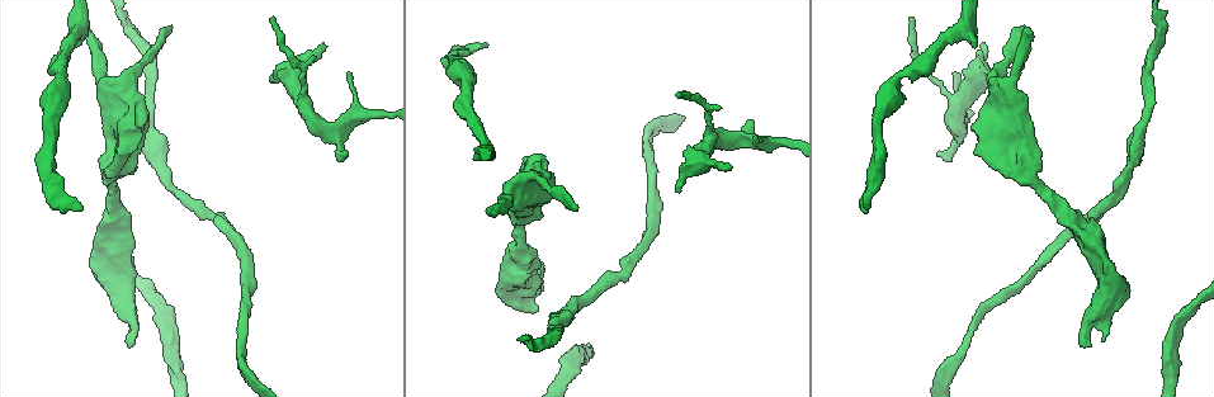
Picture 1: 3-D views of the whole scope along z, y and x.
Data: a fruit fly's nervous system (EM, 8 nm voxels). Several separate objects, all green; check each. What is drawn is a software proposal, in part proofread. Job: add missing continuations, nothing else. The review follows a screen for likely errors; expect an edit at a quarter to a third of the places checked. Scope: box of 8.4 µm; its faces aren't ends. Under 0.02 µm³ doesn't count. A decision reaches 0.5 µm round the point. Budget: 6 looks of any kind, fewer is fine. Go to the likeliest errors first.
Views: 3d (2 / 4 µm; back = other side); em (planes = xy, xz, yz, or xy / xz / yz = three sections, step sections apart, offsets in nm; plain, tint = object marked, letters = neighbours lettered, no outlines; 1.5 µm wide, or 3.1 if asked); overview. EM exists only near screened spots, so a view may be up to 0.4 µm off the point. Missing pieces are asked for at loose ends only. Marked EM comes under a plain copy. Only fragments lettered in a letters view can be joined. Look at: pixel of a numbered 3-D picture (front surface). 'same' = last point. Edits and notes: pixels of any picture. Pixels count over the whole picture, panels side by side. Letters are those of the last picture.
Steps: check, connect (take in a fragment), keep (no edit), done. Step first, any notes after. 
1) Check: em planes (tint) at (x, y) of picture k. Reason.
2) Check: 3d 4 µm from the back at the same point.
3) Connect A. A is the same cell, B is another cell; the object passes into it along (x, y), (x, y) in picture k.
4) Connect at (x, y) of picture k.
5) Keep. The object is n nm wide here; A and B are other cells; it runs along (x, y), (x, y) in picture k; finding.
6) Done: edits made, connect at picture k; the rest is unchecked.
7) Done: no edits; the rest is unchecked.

Check: 3d 4 µm at (78, 208) of picture 1. End of a long branch.

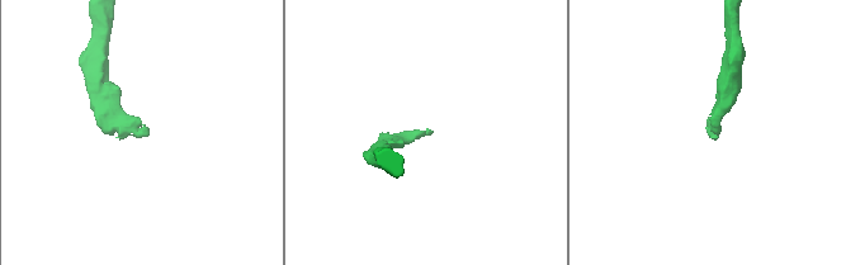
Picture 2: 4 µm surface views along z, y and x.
Check: em planes (letters) at (709, 131) of picture 2.

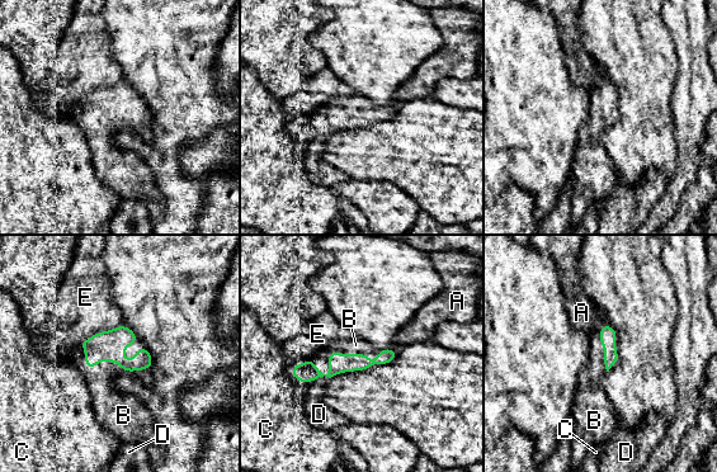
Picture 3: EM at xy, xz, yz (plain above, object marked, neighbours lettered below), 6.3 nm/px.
Connect B. B is the same cell, A, C, D and E are other cells; the cell continues.

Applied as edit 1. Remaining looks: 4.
Check: em planes (letters) at (168, 29) of picture 1. An open end.

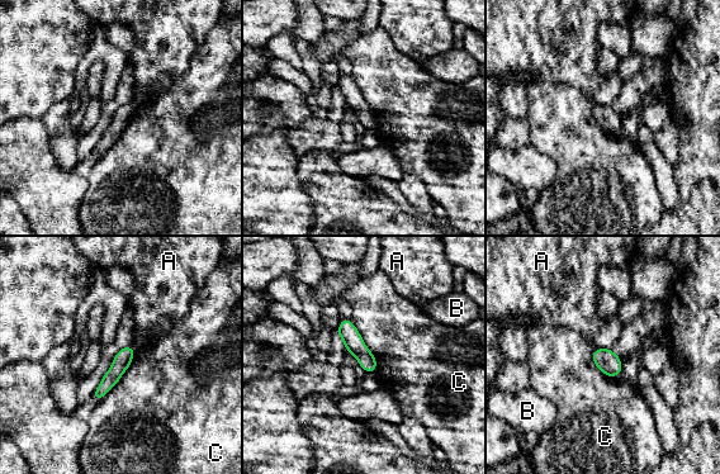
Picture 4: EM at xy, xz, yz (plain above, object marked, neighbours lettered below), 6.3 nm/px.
Keep. A, B and C are other cells; none of them fits.

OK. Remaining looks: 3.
Check: em planes (letters) at (475, 158) of picture 1. Branch stops here.

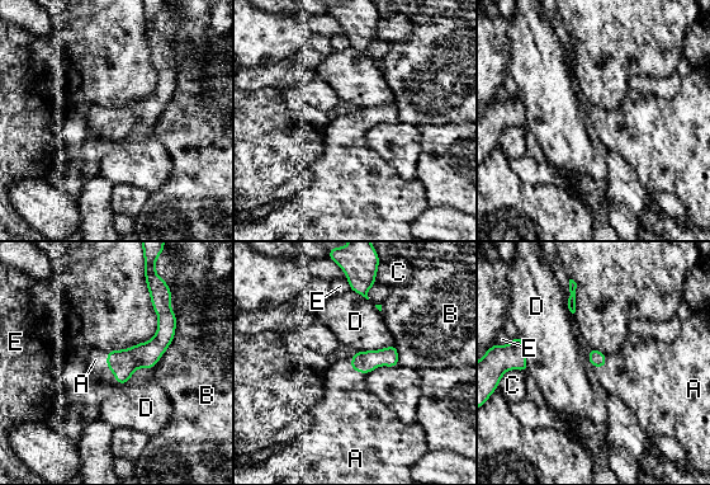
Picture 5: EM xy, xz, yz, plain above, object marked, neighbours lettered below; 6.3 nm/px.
Connect A. A is the same cell, B, C, D and E are other cells; the object passes into it along (122, 363), (108, 367), (95, 359) in picture 5; it goes on there.

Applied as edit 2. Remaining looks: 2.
Done: edits made, connect at picture 3, connect at picture 5; the rest is unchecked.

